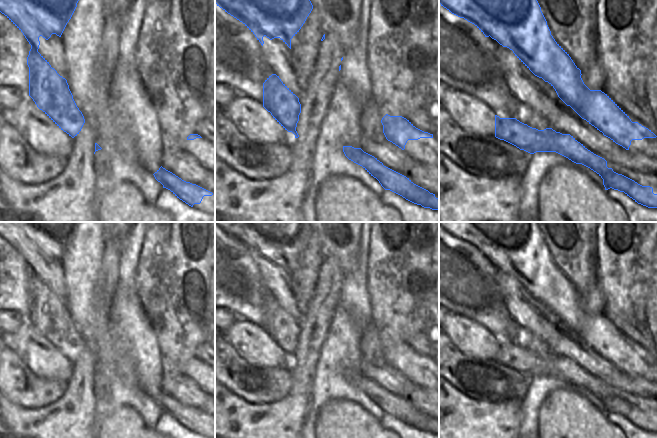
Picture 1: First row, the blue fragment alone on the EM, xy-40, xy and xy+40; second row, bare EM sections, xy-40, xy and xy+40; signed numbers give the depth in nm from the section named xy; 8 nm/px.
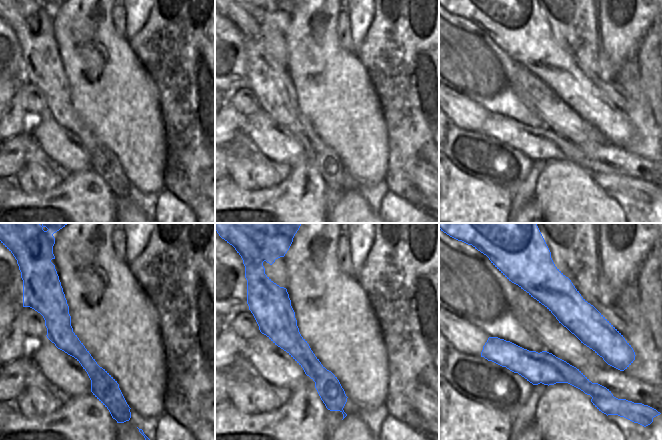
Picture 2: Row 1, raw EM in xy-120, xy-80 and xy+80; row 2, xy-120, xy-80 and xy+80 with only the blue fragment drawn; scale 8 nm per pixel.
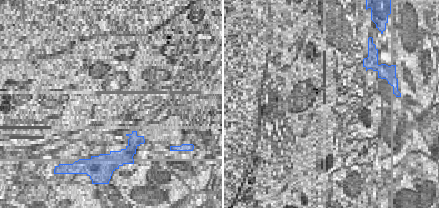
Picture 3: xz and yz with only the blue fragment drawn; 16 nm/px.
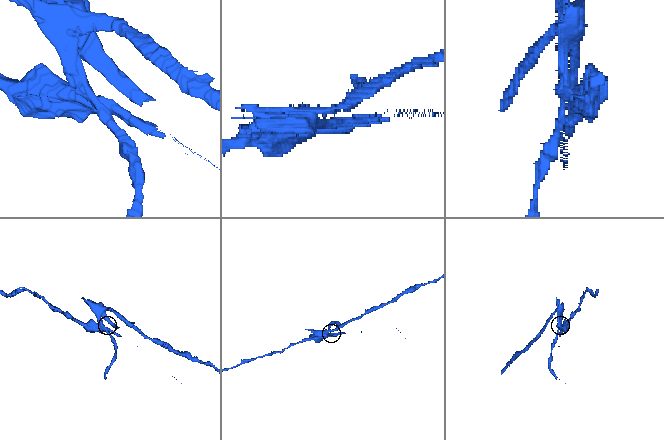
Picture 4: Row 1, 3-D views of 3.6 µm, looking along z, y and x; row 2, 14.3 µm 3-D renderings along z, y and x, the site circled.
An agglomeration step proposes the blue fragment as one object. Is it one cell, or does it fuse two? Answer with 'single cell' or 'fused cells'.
fused cells

